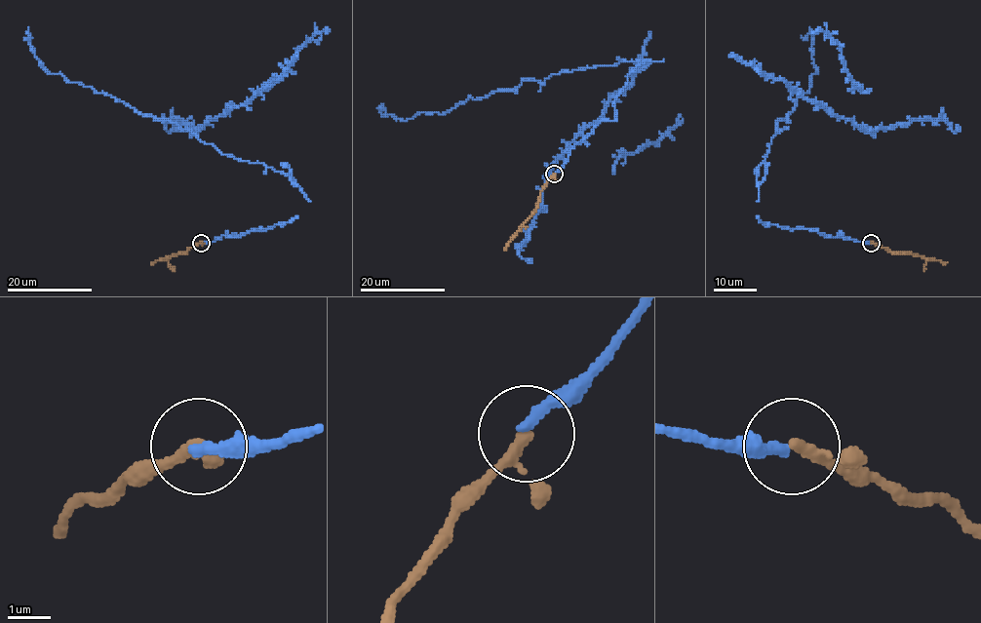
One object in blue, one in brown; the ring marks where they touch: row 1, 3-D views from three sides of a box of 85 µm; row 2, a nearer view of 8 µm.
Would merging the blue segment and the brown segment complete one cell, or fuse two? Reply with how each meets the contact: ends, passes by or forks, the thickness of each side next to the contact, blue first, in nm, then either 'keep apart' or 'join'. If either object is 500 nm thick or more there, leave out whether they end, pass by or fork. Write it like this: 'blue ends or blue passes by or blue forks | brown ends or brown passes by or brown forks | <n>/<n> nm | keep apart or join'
blue ends | brown passes by | 280/200 nm | join

